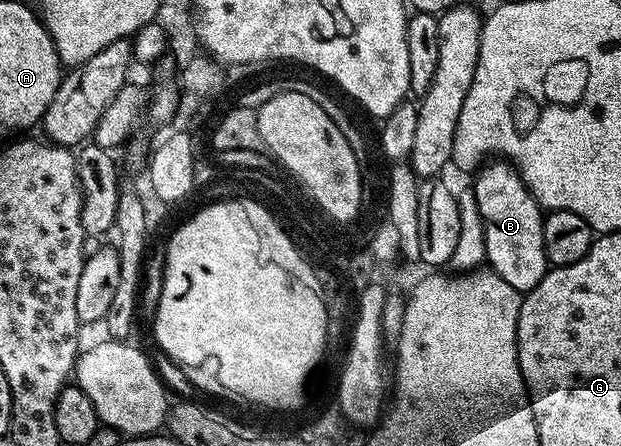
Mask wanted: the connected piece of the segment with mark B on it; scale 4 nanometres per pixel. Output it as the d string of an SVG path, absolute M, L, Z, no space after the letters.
M486 162L477 169L472 180L476 194L476 206L480 210L480 218L484 222L484 242L486 243L486 259L491 272L495 272L508 286L517 292L528 293L543 280L548 271L544 254L544 219L543 209L536 197L526 189L526 184L519 176L517 168L509 162Z

